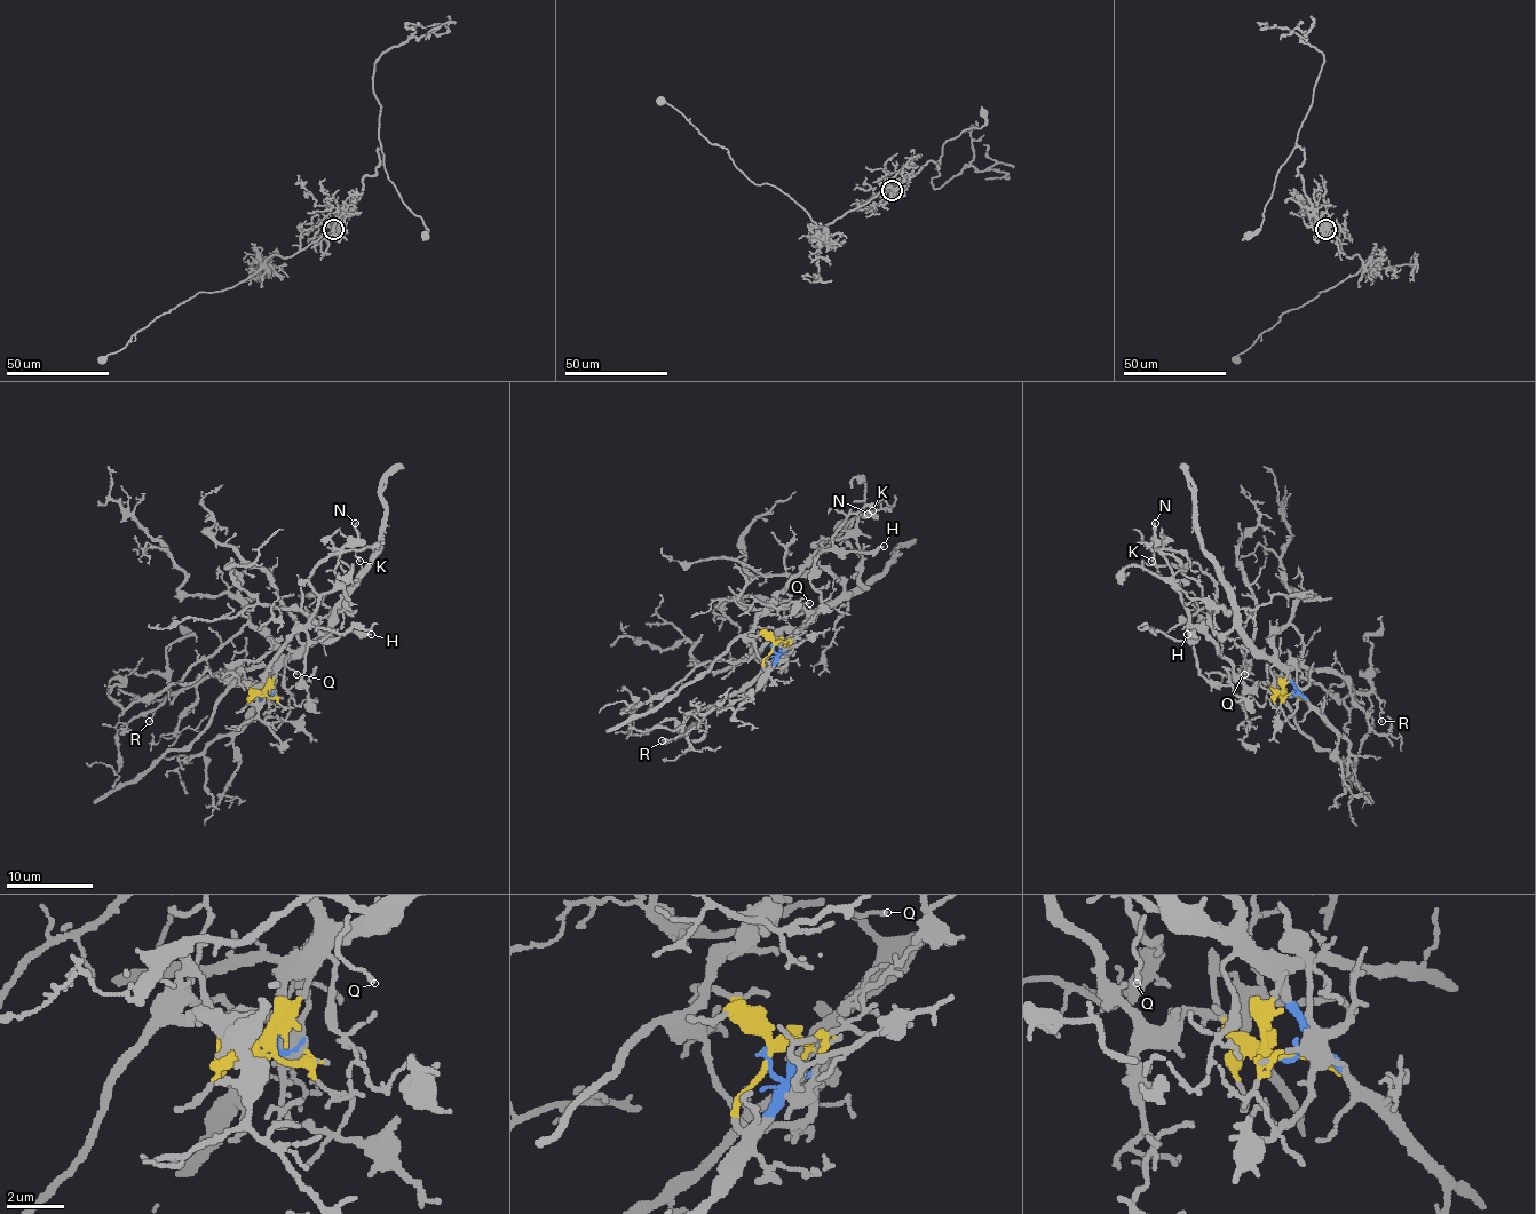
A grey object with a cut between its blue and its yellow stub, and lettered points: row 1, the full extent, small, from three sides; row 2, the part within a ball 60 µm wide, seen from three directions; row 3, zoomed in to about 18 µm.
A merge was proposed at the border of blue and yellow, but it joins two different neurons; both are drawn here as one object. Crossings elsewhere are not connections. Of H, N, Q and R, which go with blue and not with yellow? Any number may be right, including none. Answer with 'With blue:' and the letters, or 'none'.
With blue: Q, R

